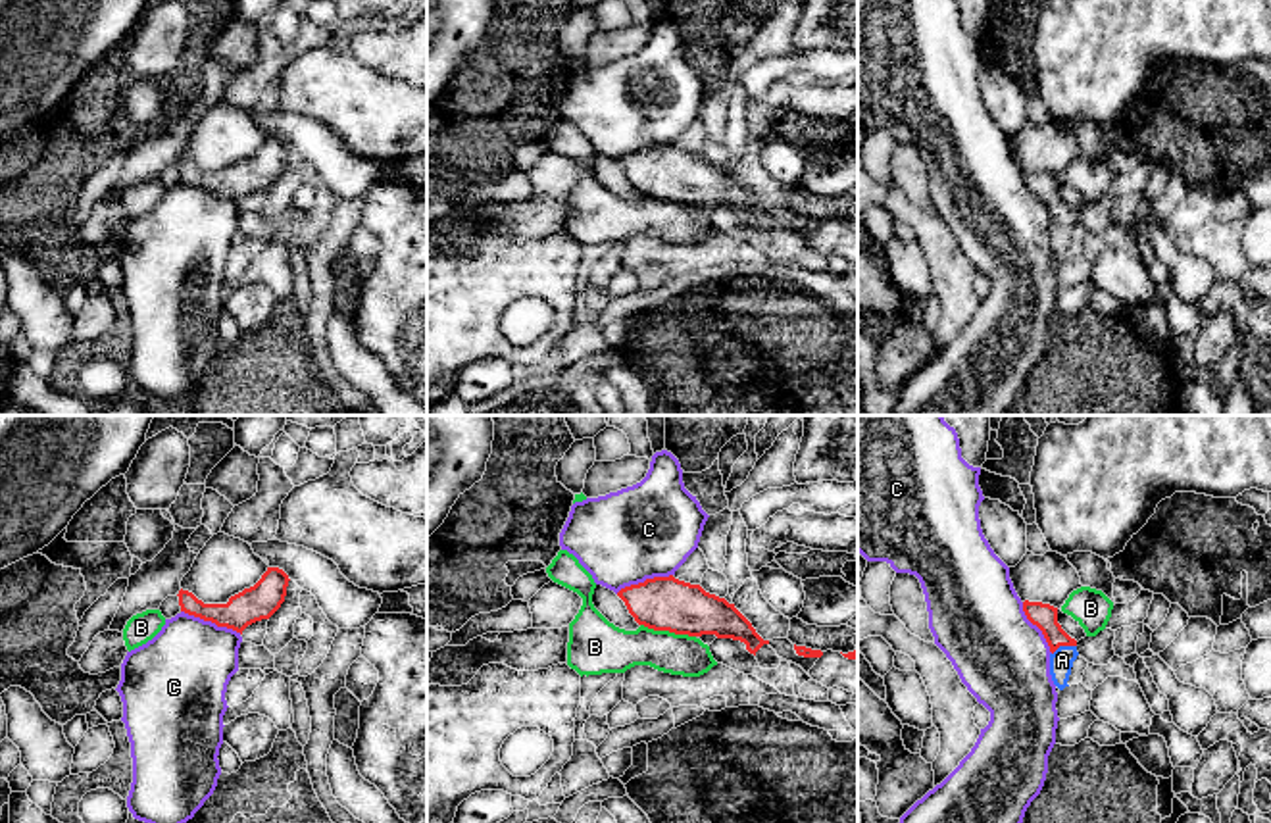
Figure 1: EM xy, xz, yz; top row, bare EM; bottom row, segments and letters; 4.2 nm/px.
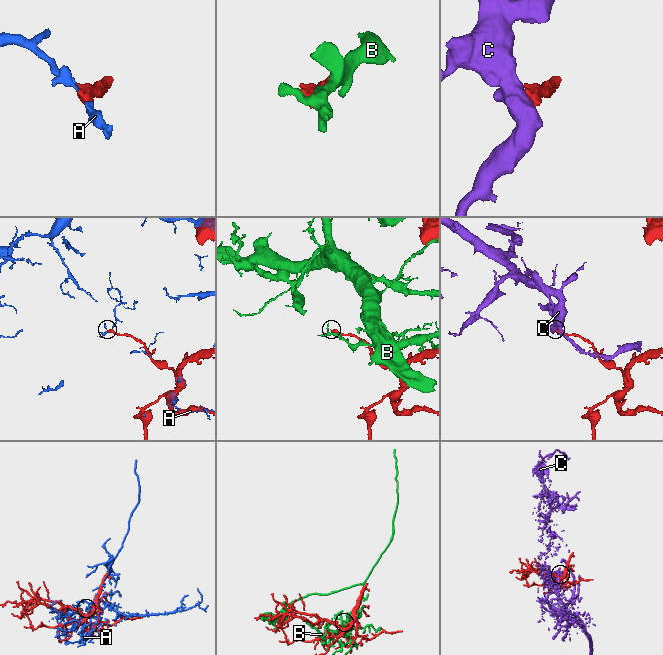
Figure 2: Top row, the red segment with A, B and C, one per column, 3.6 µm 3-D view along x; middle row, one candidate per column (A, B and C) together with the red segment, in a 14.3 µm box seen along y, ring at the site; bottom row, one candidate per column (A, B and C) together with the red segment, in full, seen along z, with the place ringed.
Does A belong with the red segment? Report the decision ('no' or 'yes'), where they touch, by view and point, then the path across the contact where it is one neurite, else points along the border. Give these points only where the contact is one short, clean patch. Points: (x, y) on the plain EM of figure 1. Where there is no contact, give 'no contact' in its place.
yes | yz (1064, 214)

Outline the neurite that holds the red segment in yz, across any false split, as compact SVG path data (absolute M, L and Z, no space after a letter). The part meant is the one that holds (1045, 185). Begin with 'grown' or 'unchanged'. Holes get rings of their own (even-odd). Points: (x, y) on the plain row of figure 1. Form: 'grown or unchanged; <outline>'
grown; M1023 171L1027 188L1036 194L1050 215L1050 244L1054 254L1063 260L1077 229L1077 210L1071 208L1058 192L1058 177L1042 171Z

